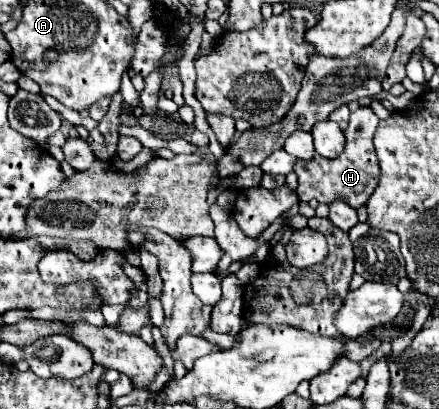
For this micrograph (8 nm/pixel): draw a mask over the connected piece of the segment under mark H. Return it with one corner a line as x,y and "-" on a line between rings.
360,106
356,112
350,114
350,124
344,130
346,136
346,148
338,158
322,158
314,156
310,162
298,160
294,170
298,174
298,196
304,202
318,200
318,202
332,202
332,200
344,200
352,208
360,208
368,202
370,194
378,186
380,170
378,170
378,158
374,154
372,136
378,126
378,116
372,112
370,106

